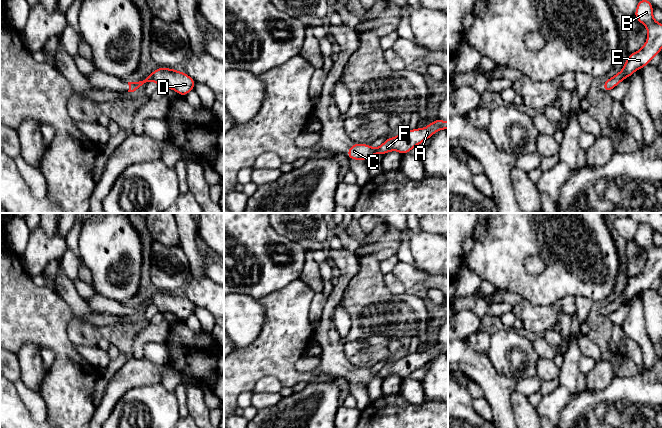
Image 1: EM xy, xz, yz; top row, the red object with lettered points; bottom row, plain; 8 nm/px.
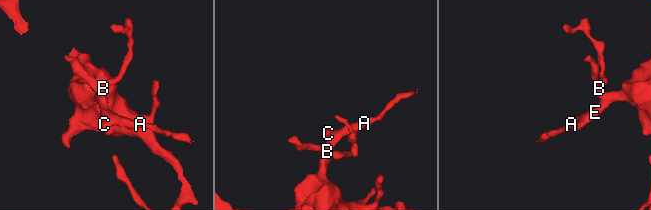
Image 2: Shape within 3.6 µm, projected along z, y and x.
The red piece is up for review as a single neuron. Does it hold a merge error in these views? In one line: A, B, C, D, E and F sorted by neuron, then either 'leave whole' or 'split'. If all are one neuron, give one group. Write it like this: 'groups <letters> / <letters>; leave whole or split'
groups A B C D E F; leave whole

